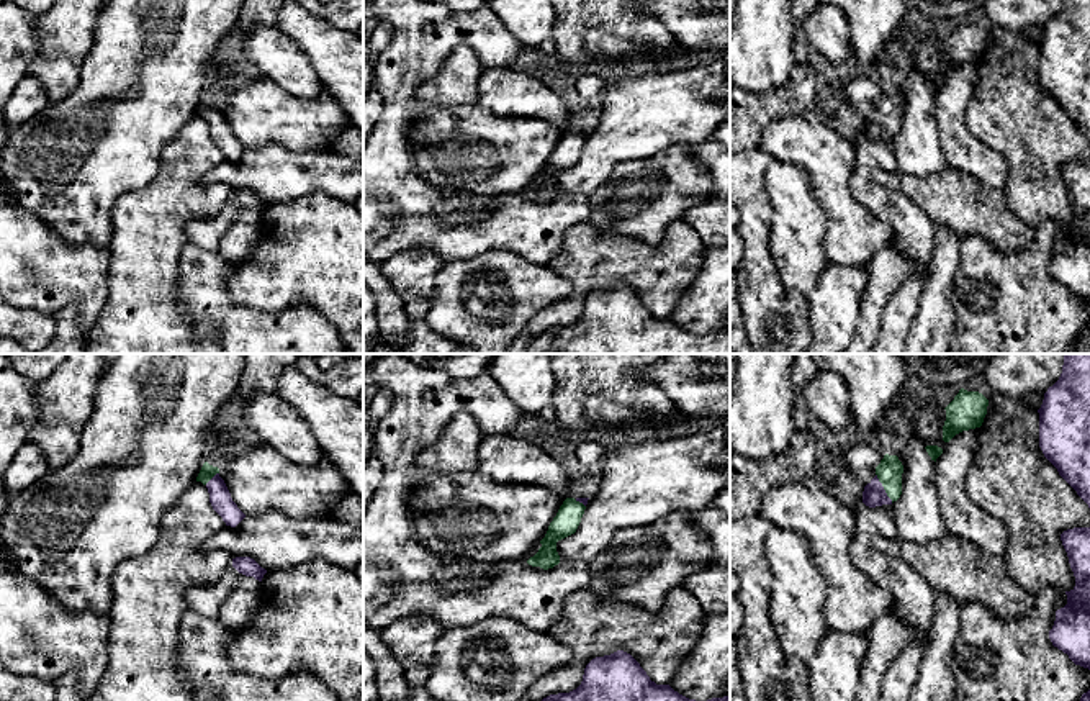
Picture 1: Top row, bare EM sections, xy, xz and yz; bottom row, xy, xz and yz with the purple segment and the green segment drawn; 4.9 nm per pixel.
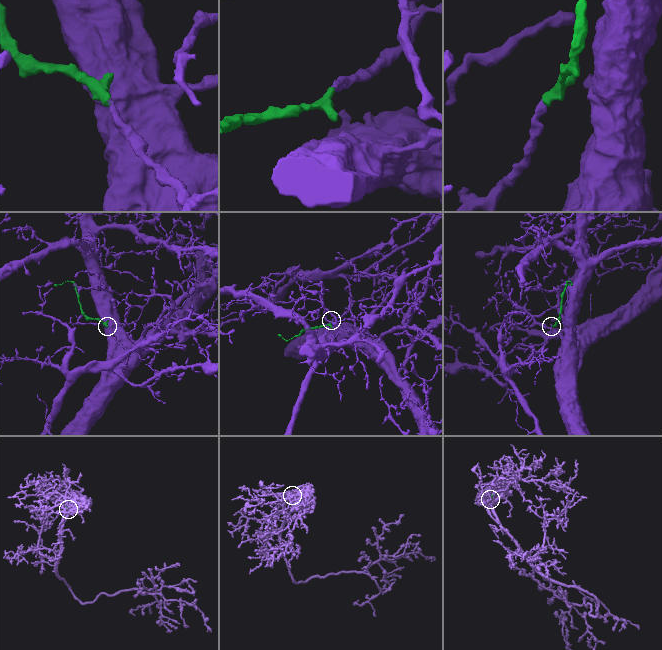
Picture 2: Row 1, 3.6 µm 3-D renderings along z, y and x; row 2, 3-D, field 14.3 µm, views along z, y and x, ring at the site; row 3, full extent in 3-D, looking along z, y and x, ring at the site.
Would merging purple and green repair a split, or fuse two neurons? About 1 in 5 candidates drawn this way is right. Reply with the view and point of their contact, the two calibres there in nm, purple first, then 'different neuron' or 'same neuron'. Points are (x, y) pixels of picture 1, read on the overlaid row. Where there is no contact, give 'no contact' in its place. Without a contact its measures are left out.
yz (882, 488) | 110/130 nm | same neuron

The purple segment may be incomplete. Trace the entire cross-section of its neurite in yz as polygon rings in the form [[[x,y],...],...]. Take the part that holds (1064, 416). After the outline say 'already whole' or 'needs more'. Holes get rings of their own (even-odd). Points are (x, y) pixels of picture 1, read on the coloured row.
[[[1062,354],[1059,380],[1047,388],[1039,413],[1039,447],[1059,475],[1090,508],[1090,354]]]; already whole

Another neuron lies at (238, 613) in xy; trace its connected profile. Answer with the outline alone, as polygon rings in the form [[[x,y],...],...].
[[[237,575],[229,598],[223,603],[218,619],[234,634],[245,632],[260,608],[262,581]]]

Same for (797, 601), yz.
[[[771,526],[764,555],[772,573],[769,616],[781,649],[808,665],[828,634],[827,580],[808,542],[792,531]]]

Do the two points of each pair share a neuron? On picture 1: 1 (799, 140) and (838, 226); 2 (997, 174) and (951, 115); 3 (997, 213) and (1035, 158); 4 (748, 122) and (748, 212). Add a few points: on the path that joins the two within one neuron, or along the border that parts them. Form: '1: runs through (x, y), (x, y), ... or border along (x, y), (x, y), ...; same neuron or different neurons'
1: runs through (820, 161), (828, 169), (837, 205); same neuron
2: runs through (982, 159), (953, 130); same neuron
3: border along (1002, 190), (1007, 205), (1033, 228); different neurons
4: border along (760, 146), (747, 151); different neurons

